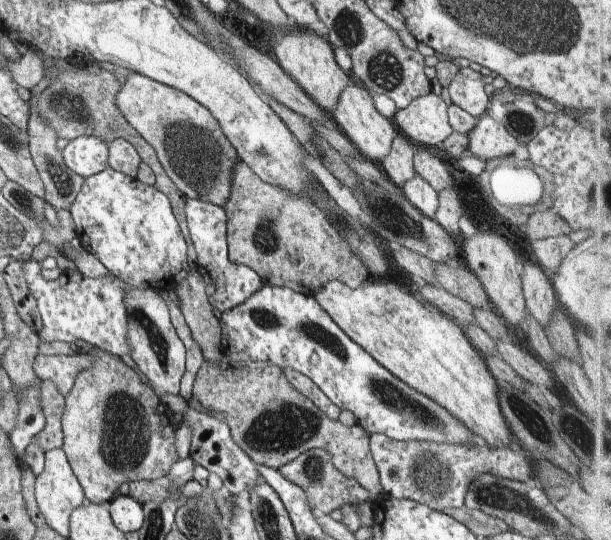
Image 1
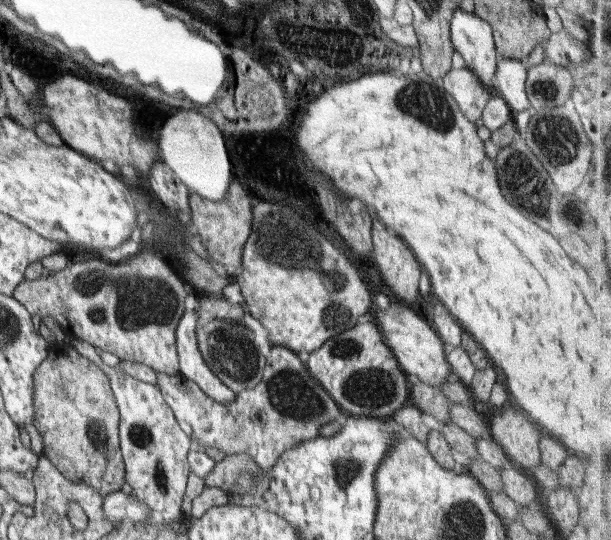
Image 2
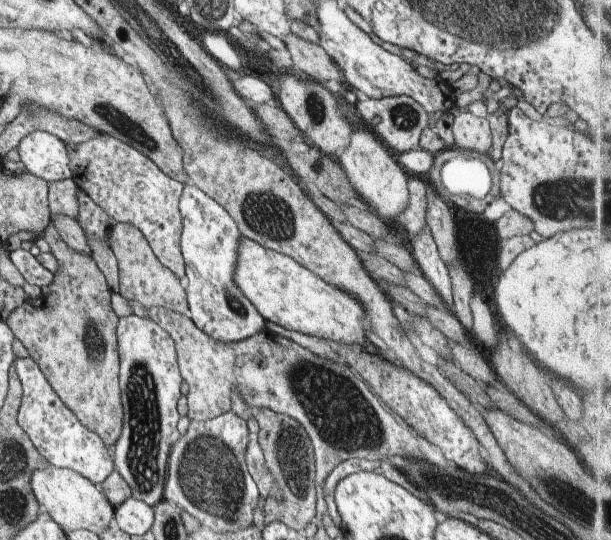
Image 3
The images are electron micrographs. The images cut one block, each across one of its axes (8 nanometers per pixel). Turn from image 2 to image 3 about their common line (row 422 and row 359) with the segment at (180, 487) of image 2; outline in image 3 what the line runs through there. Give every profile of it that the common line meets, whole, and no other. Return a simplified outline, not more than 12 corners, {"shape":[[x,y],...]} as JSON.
{"shape":[[134,313],[117,324],[115,470],[163,499],[181,417],[174,339]]}

